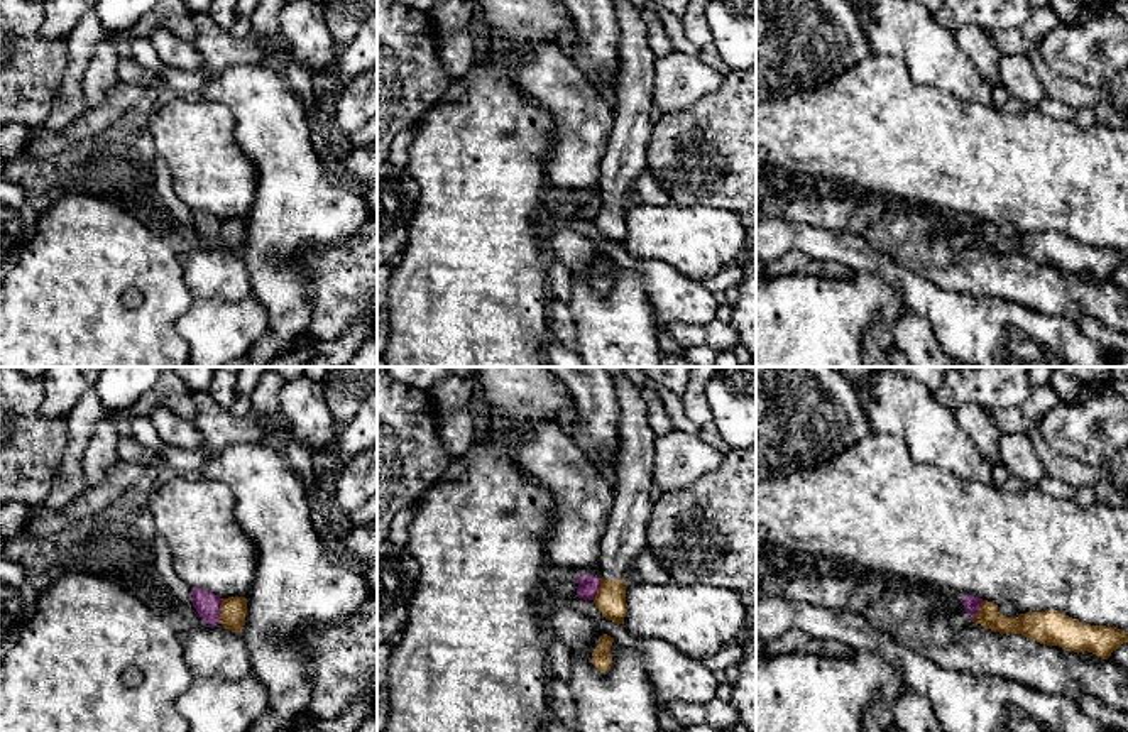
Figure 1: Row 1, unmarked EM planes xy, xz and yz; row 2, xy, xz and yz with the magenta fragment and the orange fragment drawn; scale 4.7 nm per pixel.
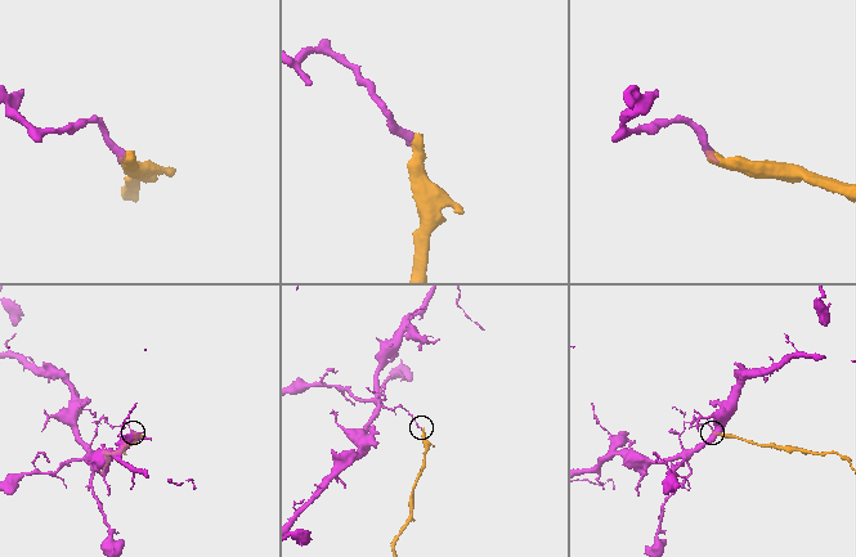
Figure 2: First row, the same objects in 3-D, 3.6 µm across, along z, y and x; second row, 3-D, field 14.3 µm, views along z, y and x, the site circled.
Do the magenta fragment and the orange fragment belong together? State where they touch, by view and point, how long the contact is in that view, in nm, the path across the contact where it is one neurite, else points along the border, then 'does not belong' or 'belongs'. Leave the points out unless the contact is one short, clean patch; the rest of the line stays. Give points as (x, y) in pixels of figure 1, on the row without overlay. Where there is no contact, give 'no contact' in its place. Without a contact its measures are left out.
meets magenta in xy at (219, 232); contact 120 nm long; border along xy (222, 220), (219, 244); does not belong

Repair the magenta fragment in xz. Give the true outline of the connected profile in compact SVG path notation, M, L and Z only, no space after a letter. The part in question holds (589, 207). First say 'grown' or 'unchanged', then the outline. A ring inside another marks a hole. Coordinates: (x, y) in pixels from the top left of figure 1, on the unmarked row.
unchanged | M582 196L577 199L577 205L577 218L583 221L594 221L600 210L600 199L594 196Z

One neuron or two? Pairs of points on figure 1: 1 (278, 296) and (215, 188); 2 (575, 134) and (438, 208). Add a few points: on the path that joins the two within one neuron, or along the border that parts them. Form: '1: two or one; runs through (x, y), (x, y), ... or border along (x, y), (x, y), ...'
1: two; border along (256, 178), (256, 195), (246, 218)
2: two; border along (542, 109), (553, 124), (548, 178)

